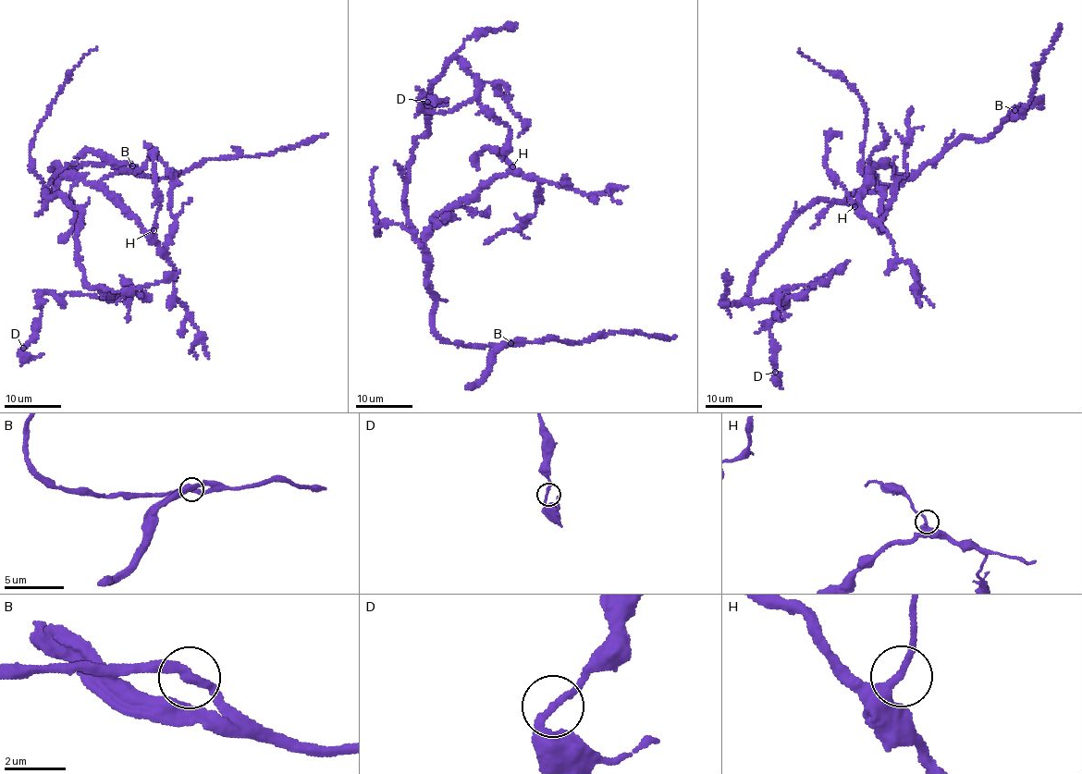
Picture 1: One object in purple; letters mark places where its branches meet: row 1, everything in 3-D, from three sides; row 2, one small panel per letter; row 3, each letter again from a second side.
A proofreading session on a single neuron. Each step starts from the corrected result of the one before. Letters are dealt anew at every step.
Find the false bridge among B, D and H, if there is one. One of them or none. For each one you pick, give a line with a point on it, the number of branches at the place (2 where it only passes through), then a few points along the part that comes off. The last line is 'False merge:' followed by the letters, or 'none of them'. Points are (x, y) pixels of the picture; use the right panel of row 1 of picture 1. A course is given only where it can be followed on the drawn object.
False merge: none of them

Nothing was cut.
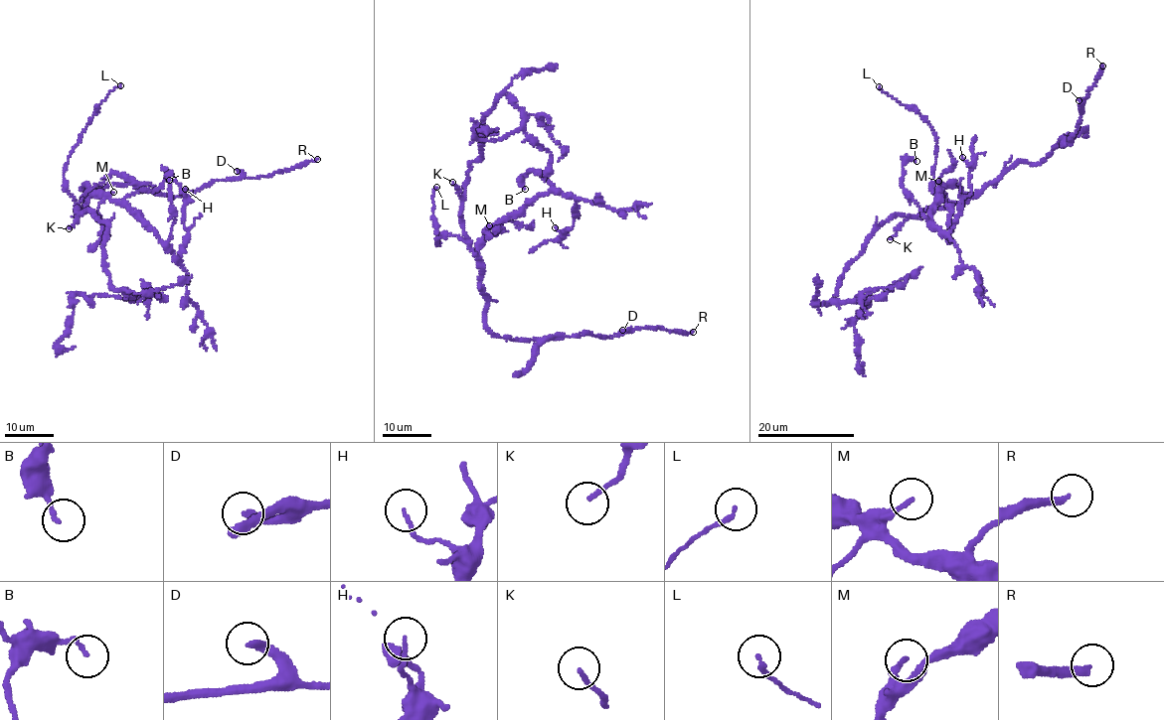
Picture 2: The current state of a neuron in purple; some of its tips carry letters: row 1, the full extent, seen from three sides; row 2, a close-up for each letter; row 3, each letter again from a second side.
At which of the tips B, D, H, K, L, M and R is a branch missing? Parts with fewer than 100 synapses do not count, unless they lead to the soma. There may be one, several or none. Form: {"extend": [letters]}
{"extend": ["D", "R"]}

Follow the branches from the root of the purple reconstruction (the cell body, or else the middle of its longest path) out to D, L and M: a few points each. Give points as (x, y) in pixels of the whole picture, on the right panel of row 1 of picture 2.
D: (946, 203), (964, 203), (1021, 161), (1040, 163), (1059, 143), (1073, 142), (1083, 112), (1079, 100)
L: (946, 203), (934, 192), (933, 166), (936, 144), (930, 125), (915, 110), (898, 102), (879, 86)
M: (946, 203), (964, 203), (966, 198), (959, 186), (939, 184), (938, 181)

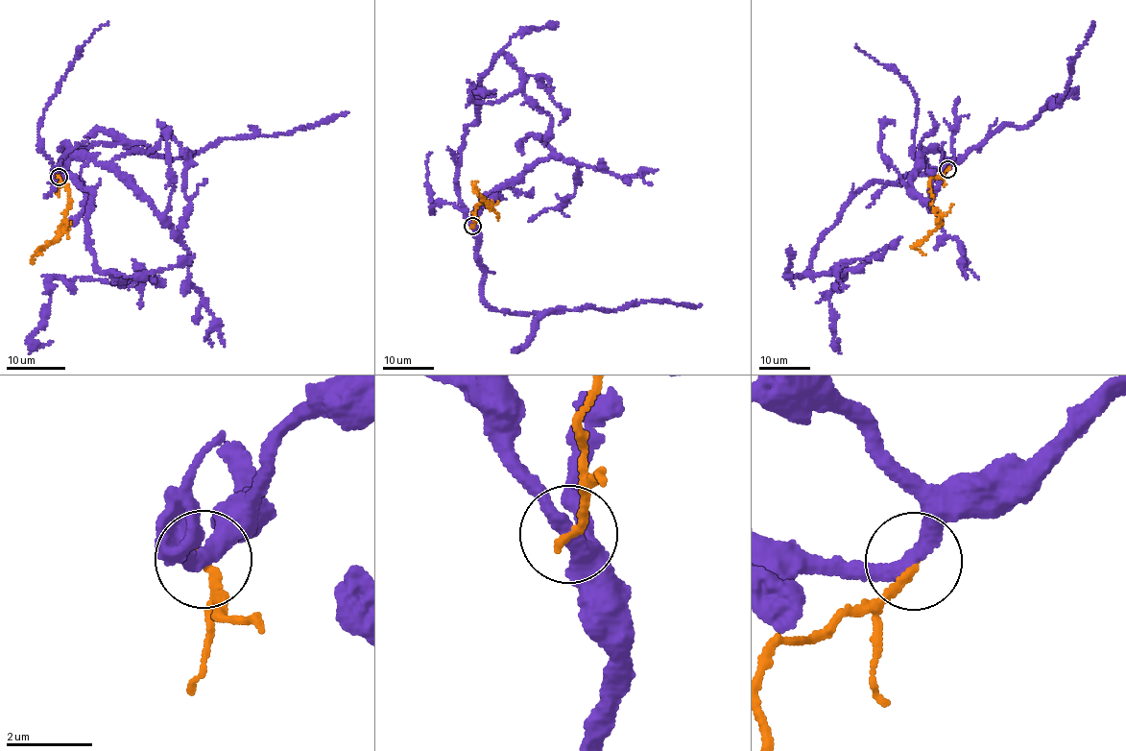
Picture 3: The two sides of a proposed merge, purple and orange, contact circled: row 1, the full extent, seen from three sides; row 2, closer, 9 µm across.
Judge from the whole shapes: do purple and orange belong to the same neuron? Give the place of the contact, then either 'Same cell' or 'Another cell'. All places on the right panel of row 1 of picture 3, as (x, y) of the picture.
Place: (947, 169). Another cell

